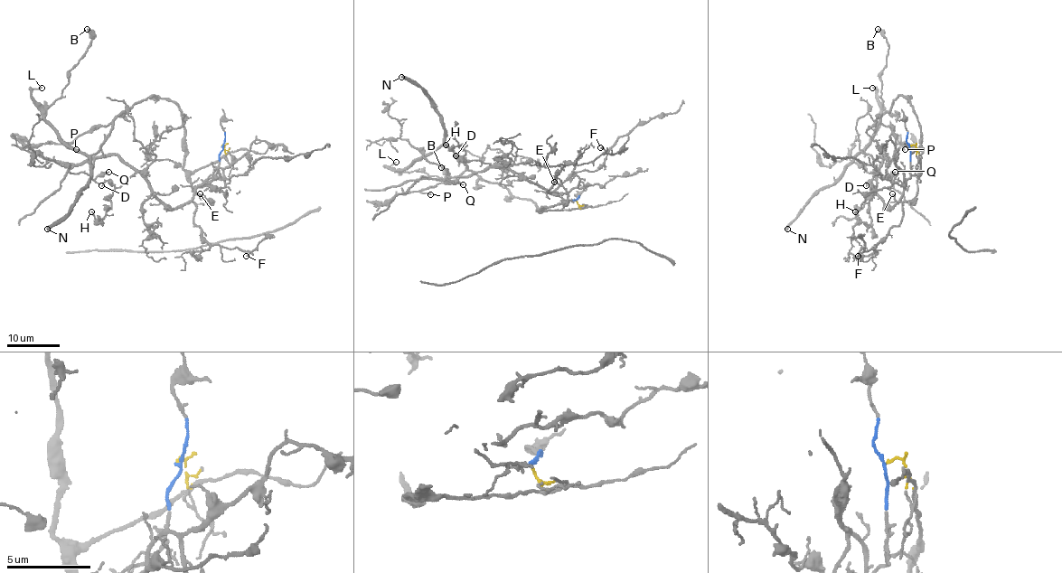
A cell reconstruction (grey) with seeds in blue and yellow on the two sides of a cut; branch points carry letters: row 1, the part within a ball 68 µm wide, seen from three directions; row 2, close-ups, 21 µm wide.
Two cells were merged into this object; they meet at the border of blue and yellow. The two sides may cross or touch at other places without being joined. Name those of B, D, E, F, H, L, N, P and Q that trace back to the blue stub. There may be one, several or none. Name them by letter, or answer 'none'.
D, F, H, Q

